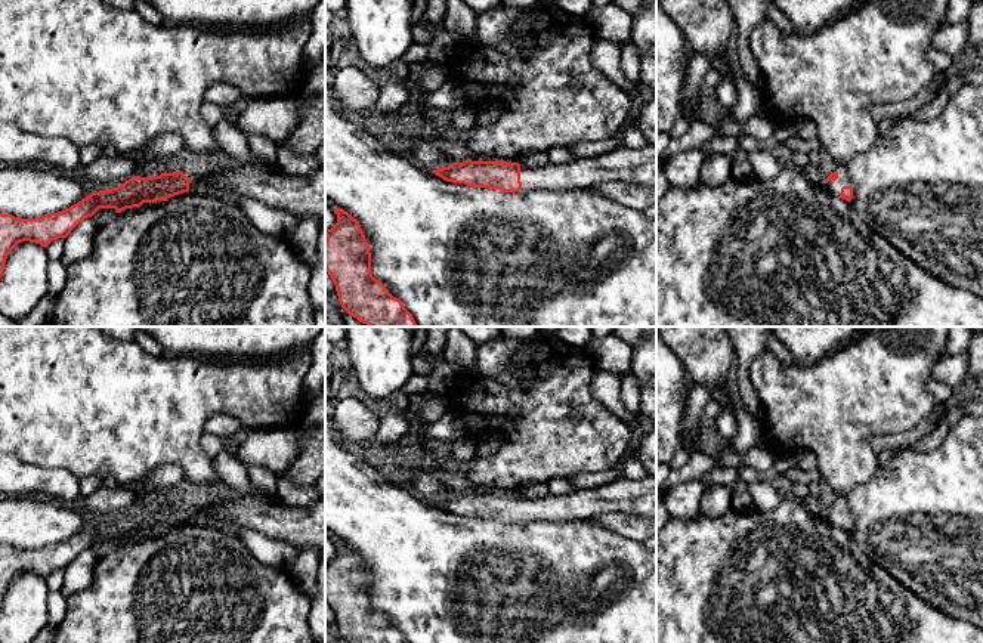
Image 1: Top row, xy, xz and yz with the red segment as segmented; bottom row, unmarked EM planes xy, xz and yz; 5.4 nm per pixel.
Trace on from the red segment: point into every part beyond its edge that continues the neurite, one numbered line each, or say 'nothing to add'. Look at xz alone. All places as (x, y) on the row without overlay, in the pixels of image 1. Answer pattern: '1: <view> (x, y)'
1: xz (633, 497)

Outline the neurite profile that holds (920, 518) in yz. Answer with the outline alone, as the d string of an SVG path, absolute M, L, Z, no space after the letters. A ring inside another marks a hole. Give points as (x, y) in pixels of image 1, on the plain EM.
M983 414L964 415L934 451L902 451L846 497L853 519L850 541L927 605L983 630Z

